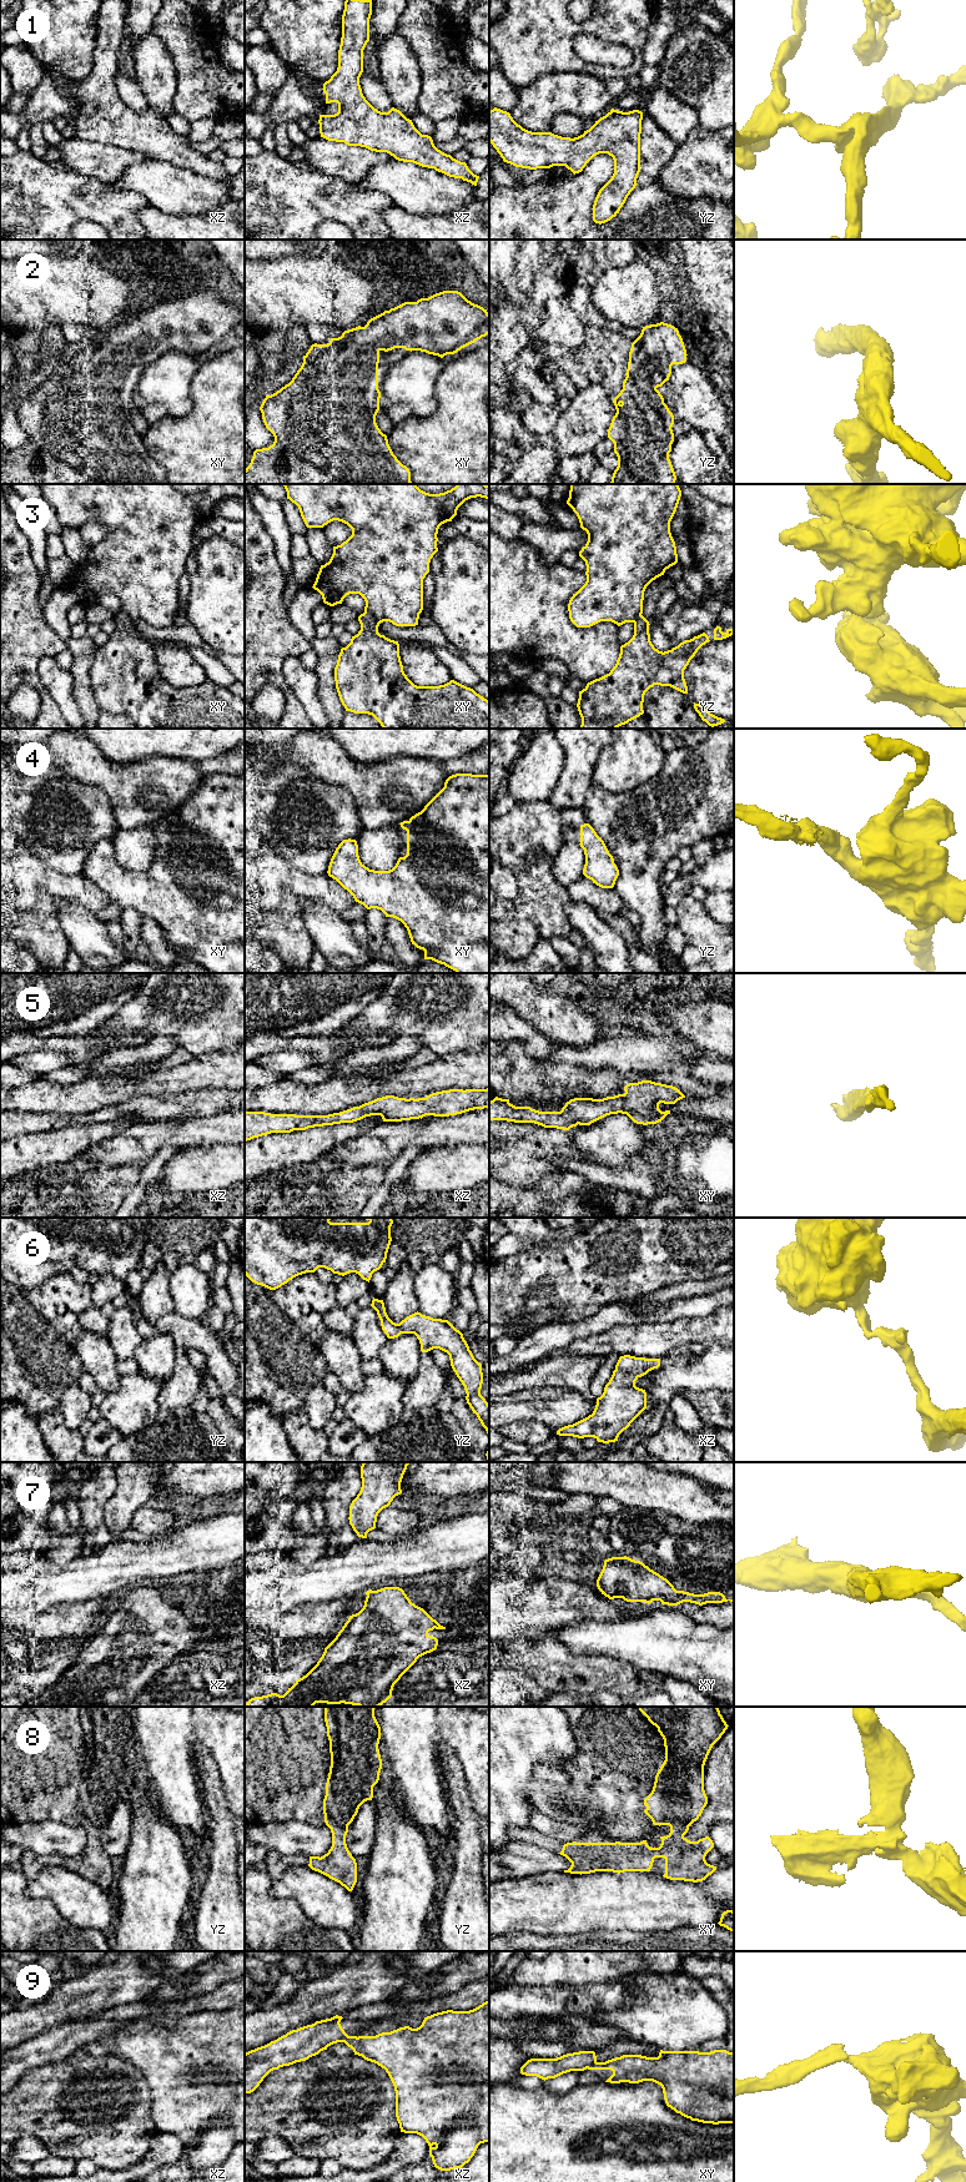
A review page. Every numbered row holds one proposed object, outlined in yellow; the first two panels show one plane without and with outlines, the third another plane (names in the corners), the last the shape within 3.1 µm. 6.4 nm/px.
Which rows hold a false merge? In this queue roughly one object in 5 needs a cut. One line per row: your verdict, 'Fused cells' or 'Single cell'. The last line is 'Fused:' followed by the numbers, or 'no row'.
1: Single cell
2: Single cell
3: Fused cells
4: Single cell
5: Single cell
6: Single cell
7: Single cell
8: Single cell
9: Fused cells
Fused: 3, 9

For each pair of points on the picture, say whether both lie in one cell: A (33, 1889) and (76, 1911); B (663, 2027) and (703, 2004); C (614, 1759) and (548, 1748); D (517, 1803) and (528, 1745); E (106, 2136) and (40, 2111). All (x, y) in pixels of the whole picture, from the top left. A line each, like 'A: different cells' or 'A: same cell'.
A: same cell
B: same cell
C: different cells
D: same cell
E: same cell

